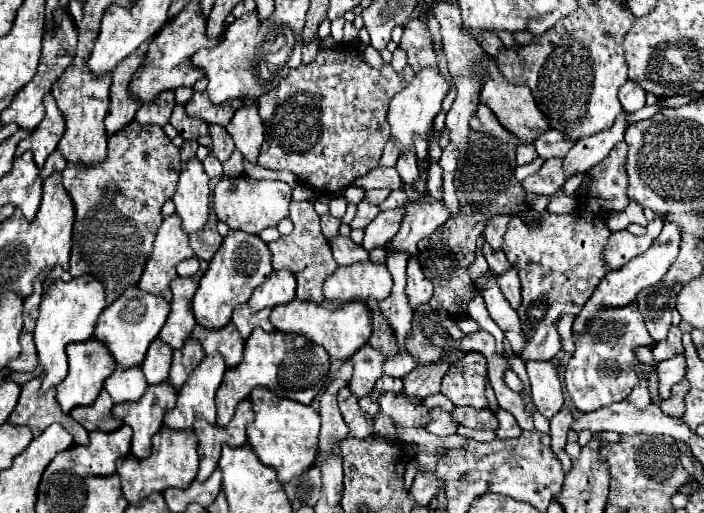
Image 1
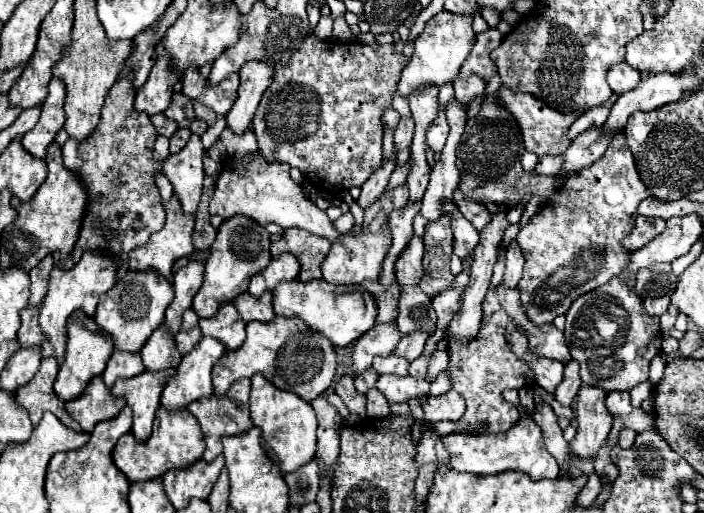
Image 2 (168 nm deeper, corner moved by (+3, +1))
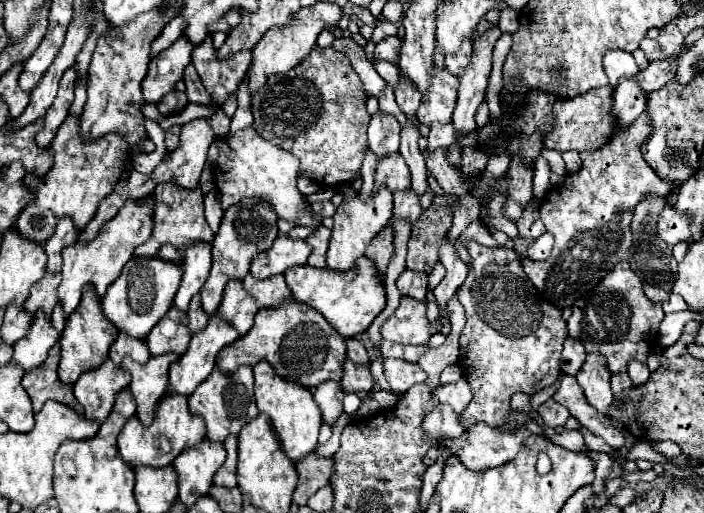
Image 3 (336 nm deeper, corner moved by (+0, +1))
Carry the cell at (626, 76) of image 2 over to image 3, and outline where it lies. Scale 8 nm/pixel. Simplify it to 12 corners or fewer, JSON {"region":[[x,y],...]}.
{"region":[[607,50],[603,68],[615,86],[621,76],[639,74],[635,58]]}

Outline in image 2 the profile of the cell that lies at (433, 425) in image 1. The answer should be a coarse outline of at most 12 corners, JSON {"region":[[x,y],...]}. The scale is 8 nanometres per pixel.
{"region":[[450,390],[424,400],[424,420],[458,422],[466,412],[464,398]]}

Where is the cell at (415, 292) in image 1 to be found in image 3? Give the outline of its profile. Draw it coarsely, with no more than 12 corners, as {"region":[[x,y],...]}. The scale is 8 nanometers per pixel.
{"region":[[413,188],[393,192],[395,218],[411,224],[421,216],[419,194]]}

